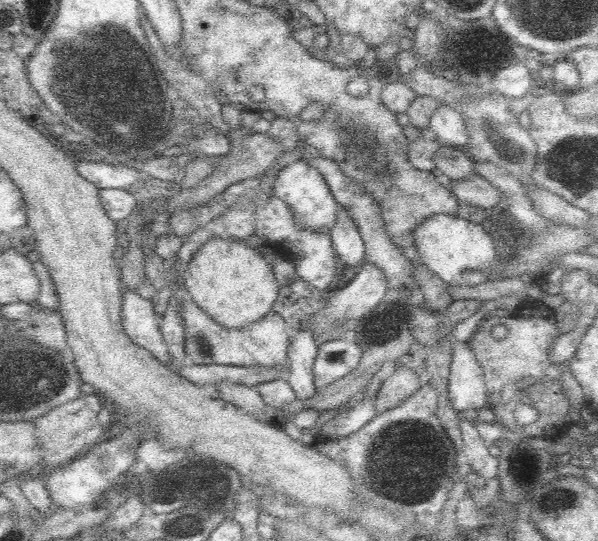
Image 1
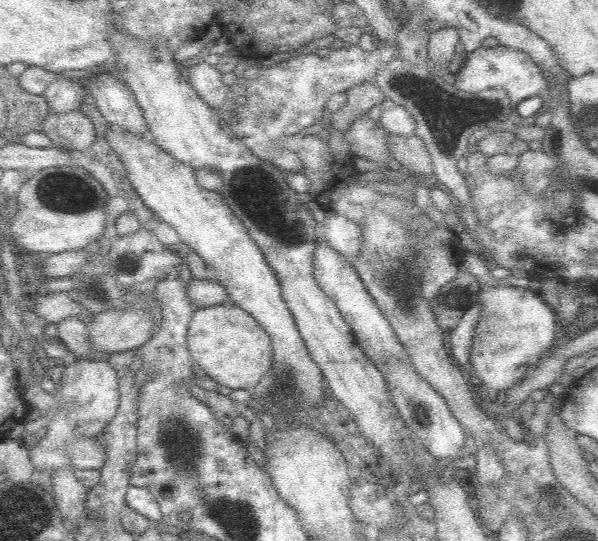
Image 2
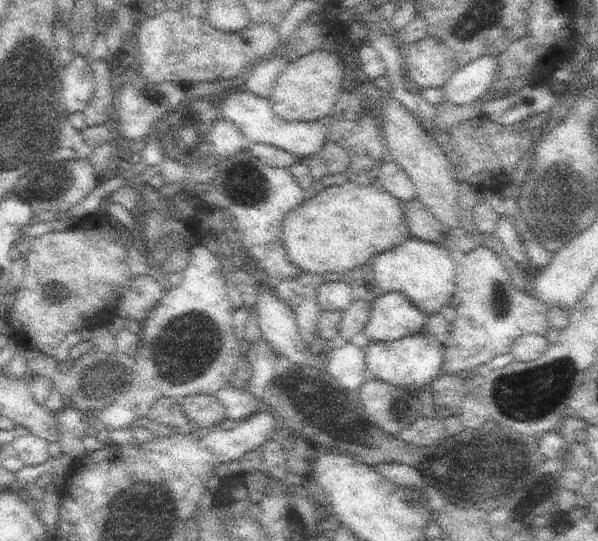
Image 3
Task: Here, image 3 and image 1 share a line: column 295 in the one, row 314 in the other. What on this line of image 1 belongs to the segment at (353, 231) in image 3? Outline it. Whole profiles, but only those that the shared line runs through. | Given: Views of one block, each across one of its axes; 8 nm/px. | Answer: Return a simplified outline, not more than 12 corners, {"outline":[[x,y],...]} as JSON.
{"outline":[[210,238],[186,292],[224,328],[264,318],[272,266],[240,238]]}

